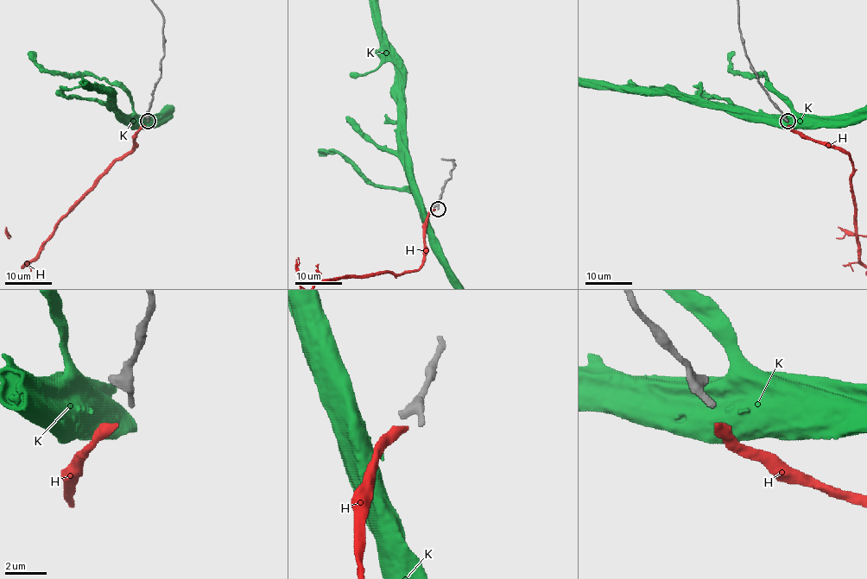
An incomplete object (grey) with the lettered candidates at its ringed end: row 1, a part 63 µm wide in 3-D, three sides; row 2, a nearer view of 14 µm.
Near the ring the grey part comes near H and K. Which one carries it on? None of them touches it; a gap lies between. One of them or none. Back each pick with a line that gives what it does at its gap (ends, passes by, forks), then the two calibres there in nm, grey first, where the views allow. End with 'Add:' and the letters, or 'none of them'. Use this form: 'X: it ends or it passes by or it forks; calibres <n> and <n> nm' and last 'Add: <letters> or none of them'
Add: none of them

